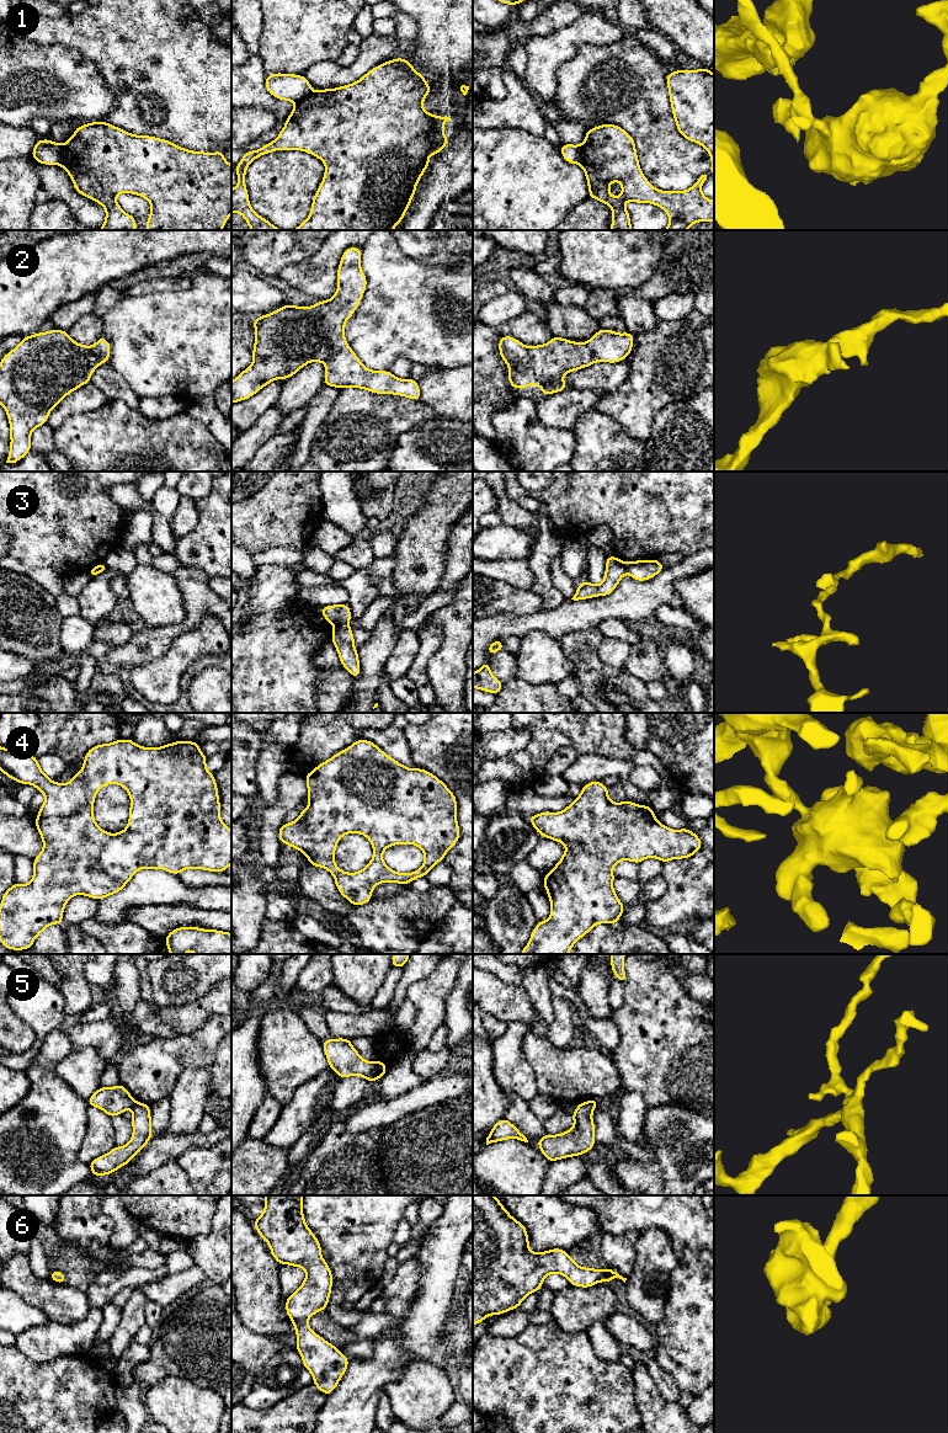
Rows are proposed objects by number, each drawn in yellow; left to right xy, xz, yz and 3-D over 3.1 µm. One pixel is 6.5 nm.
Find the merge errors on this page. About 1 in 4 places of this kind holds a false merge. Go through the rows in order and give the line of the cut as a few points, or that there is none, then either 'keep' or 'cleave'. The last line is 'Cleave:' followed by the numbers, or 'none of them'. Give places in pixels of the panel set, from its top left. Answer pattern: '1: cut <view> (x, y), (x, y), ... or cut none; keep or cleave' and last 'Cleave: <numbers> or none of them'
1: cut xy (62, 145), (62, 160), (58, 164); cleave
2: cut none; keep
3: cut xz (347, 622), (335, 627); cleave
4: cut none; keep
5: cut xz (374, 1061), (374, 1076), (377, 1079); cleave
6: cut none; keep
Cleave: 1, 3, 5

